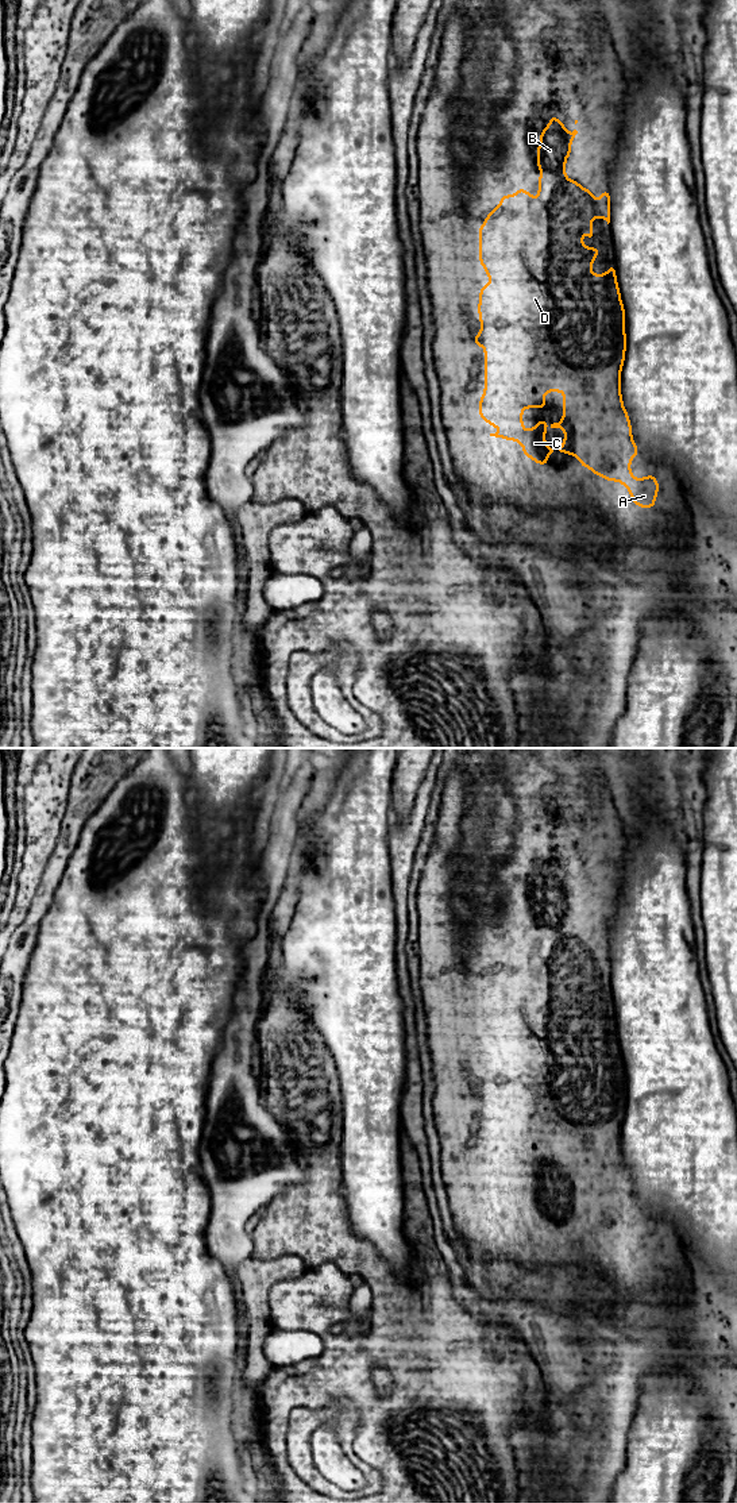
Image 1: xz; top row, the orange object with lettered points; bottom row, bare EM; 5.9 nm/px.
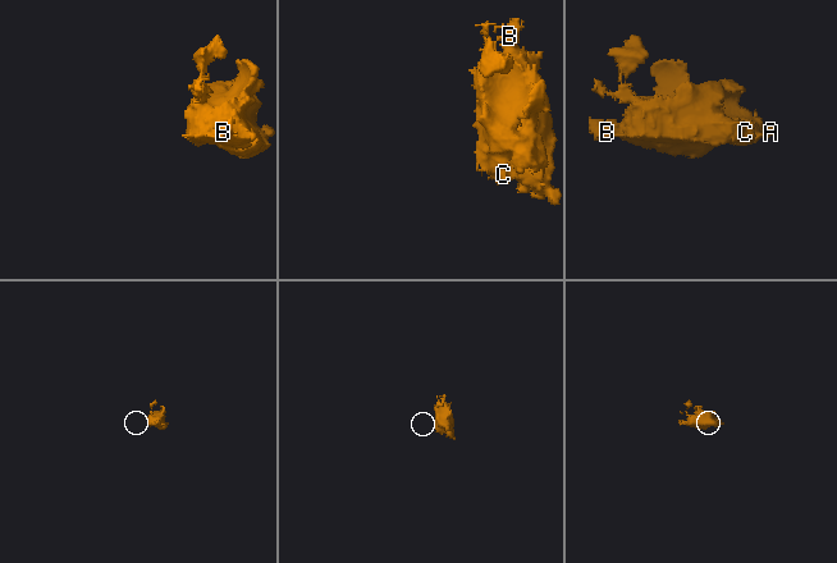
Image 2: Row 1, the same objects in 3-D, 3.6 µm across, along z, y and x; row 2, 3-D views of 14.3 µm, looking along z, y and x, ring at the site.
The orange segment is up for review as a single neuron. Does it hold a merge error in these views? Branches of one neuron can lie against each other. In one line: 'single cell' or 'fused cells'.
single cell

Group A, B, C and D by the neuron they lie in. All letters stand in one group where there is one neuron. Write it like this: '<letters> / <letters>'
A B C D

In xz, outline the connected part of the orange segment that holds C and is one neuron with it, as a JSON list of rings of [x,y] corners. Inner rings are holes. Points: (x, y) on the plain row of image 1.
[[[555,871],[551,872],[549,880],[544,887],[540,889],[540,901],[537,903],[537,924],[541,926],[539,934],[539,955],[535,956],[526,945],[520,944],[516,951],[501,952],[501,960],[485,974],[485,982],[476,983],[479,987],[479,1020],[485,1022],[485,1030],[493,1036],[481,1044],[479,1049],[479,1079],[483,1082],[479,1090],[472,1095],[474,1101],[485,1103],[485,1149],[479,1156],[479,1172],[486,1176],[491,1183],[502,1183],[501,1188],[490,1190],[490,1192],[503,1194],[506,1196],[517,1196],[521,1199],[524,1211],[533,1215],[537,1221],[548,1221],[548,1211],[551,1209],[571,1210],[580,1215],[582,1223],[590,1223],[593,1232],[601,1230],[605,1237],[621,1238],[632,1252],[632,1257],[640,1264],[655,1264],[656,1250],[660,1245],[653,1230],[637,1236],[630,1229],[630,1215],[638,1213],[638,1205],[632,1195],[632,1183],[628,1168],[624,1164],[621,1153],[621,1125],[625,1115],[626,1092],[625,1092],[625,1067],[621,1057],[621,1051],[616,1033],[616,1022],[610,1021],[606,1030],[594,1032],[590,1022],[599,1009],[601,1005],[584,1003],[582,994],[586,991],[593,993],[593,974],[598,972],[610,979],[610,951],[607,945],[602,947],[602,953],[598,956],[593,955],[591,945],[583,945],[580,940],[566,933],[566,914],[571,912],[571,897],[578,890],[576,886],[567,889],[564,879],[562,879]],[[545,1148],[564,1148],[563,1161],[564,1171],[560,1179],[551,1180],[551,1184],[560,1184],[566,1187],[563,1194],[563,1203],[551,1205],[545,1202],[545,1186],[547,1175],[541,1175],[529,1188],[522,1182],[522,1165],[524,1164],[541,1164],[545,1165]]]

